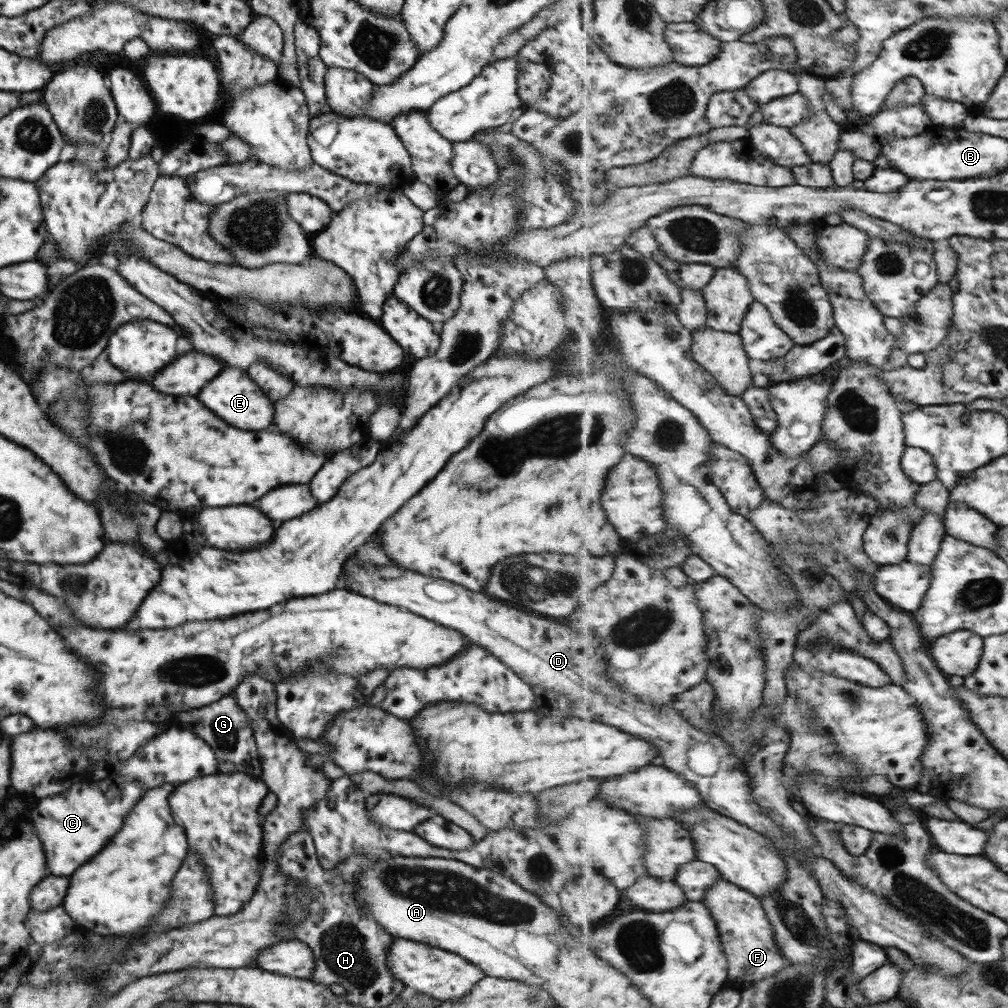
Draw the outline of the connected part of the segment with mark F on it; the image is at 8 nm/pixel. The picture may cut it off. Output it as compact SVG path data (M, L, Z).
M719 880L705 894L703 902L709 907L712 917L717 921L723 950L728 955L730 966L728 979L736 985L745 987L757 984L759 981L784 972L789 965L792 965L790 960L784 957L781 948L777 947L776 928L769 920L762 900L755 894L743 890L727 880Z

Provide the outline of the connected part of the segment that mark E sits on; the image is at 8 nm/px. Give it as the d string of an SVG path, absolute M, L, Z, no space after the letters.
M223 366L223 370L199 390L197 400L205 408L213 410L213 414L217 414L229 426L235 426L241 430L263 430L263 428L270 430L271 414L275 412L273 404L265 398L265 394L247 376L245 370L234 366Z

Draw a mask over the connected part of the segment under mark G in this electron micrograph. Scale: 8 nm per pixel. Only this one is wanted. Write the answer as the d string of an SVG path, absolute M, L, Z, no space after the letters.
M231 695L222 696L219 700L198 709L179 711L178 714L175 726L181 730L193 732L201 740L205 740L214 752L219 772L235 773L238 771L254 779L260 778L260 758L252 738L248 718Z

